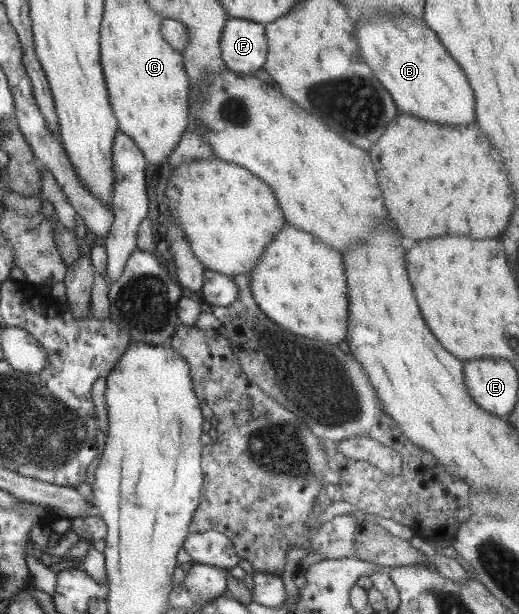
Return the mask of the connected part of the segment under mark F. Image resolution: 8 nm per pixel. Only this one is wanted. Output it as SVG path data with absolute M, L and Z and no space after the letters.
M228 18L219 37L219 50L227 69L253 76L263 67L268 55L264 25Z

